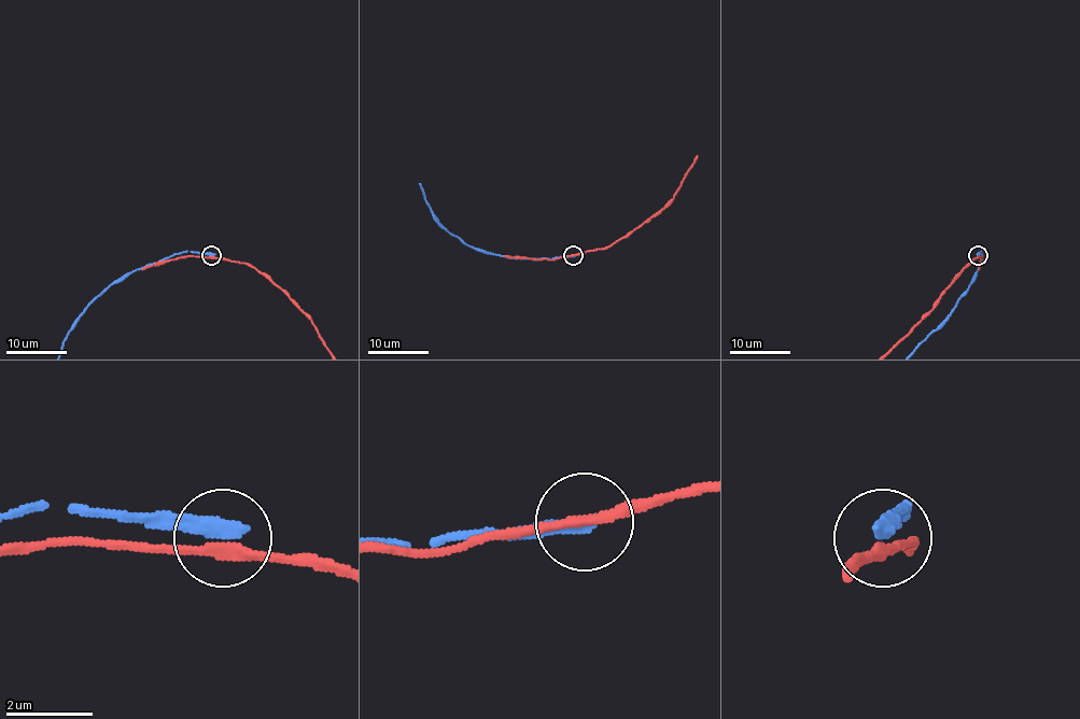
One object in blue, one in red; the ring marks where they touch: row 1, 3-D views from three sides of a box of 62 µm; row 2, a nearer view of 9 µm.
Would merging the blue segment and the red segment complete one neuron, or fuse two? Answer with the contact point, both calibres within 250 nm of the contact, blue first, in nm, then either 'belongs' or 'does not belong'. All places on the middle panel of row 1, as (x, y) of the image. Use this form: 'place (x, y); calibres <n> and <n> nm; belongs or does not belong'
place (573, 255); calibres 400 and 200 nm; does not belong

